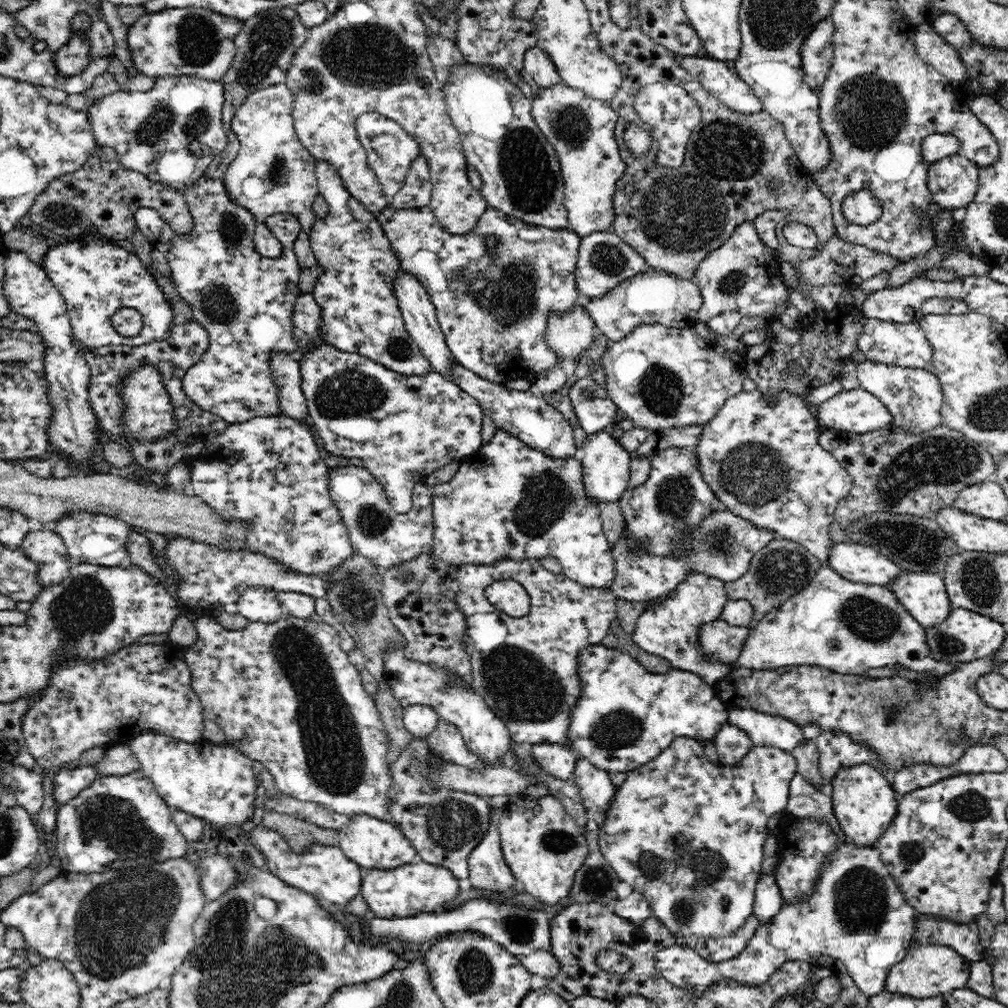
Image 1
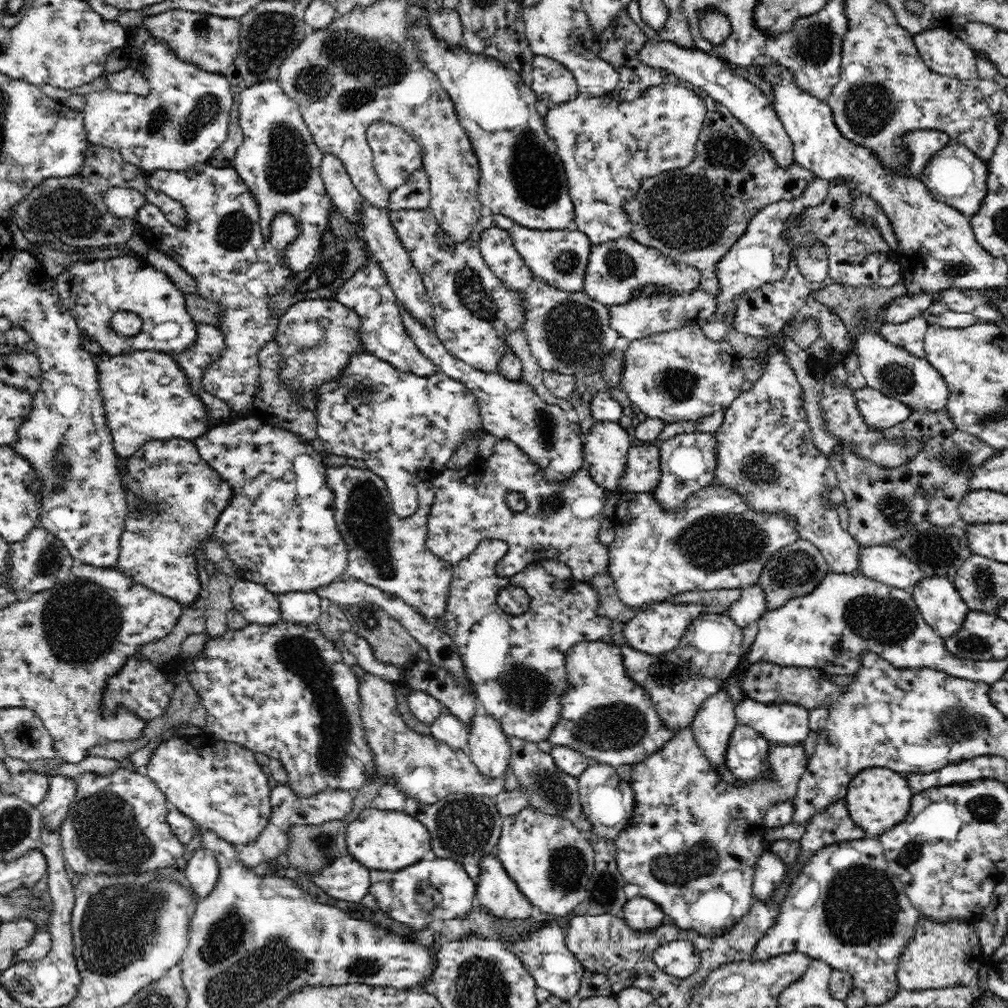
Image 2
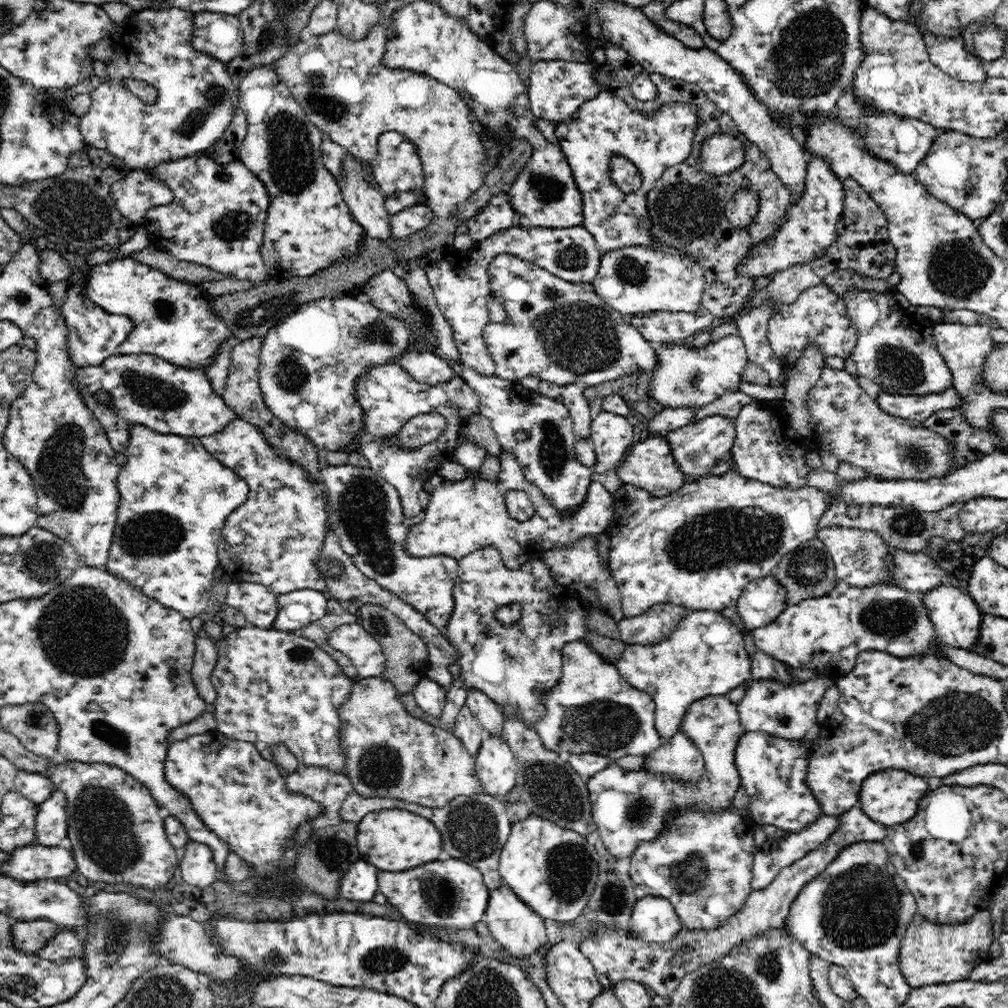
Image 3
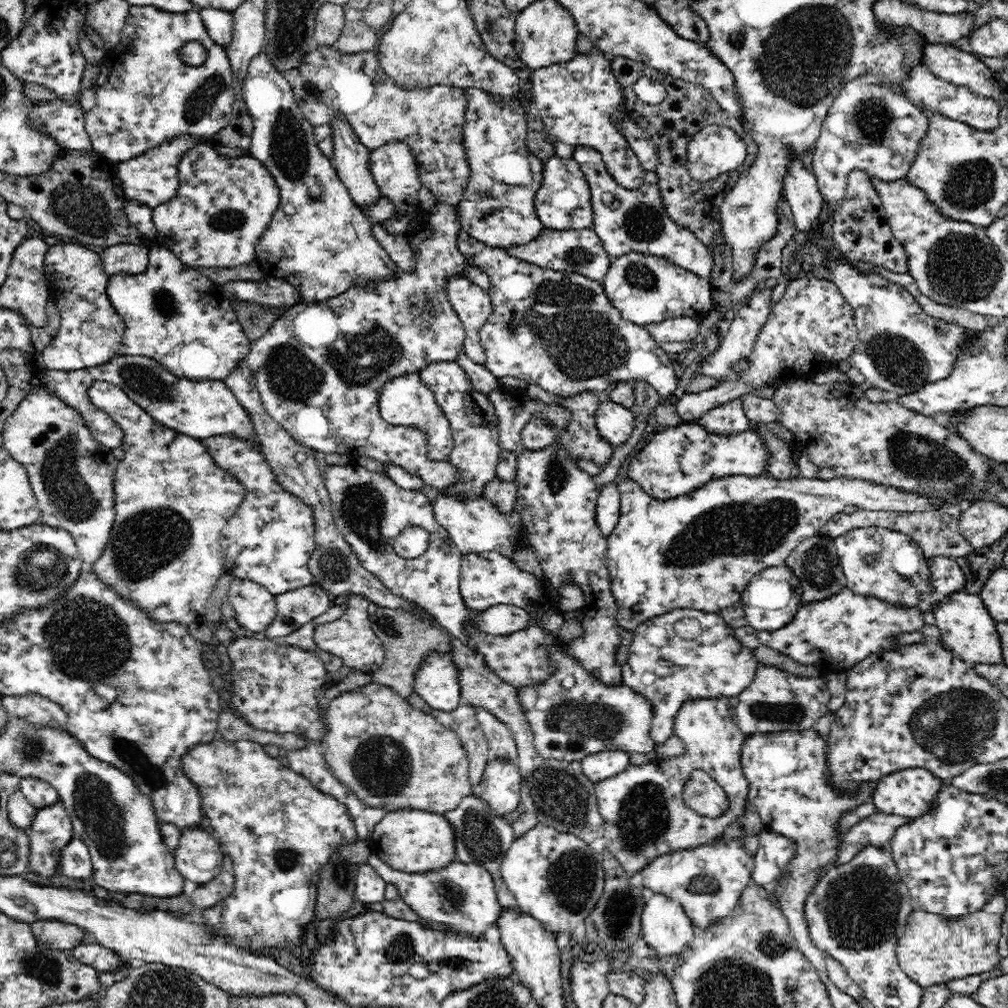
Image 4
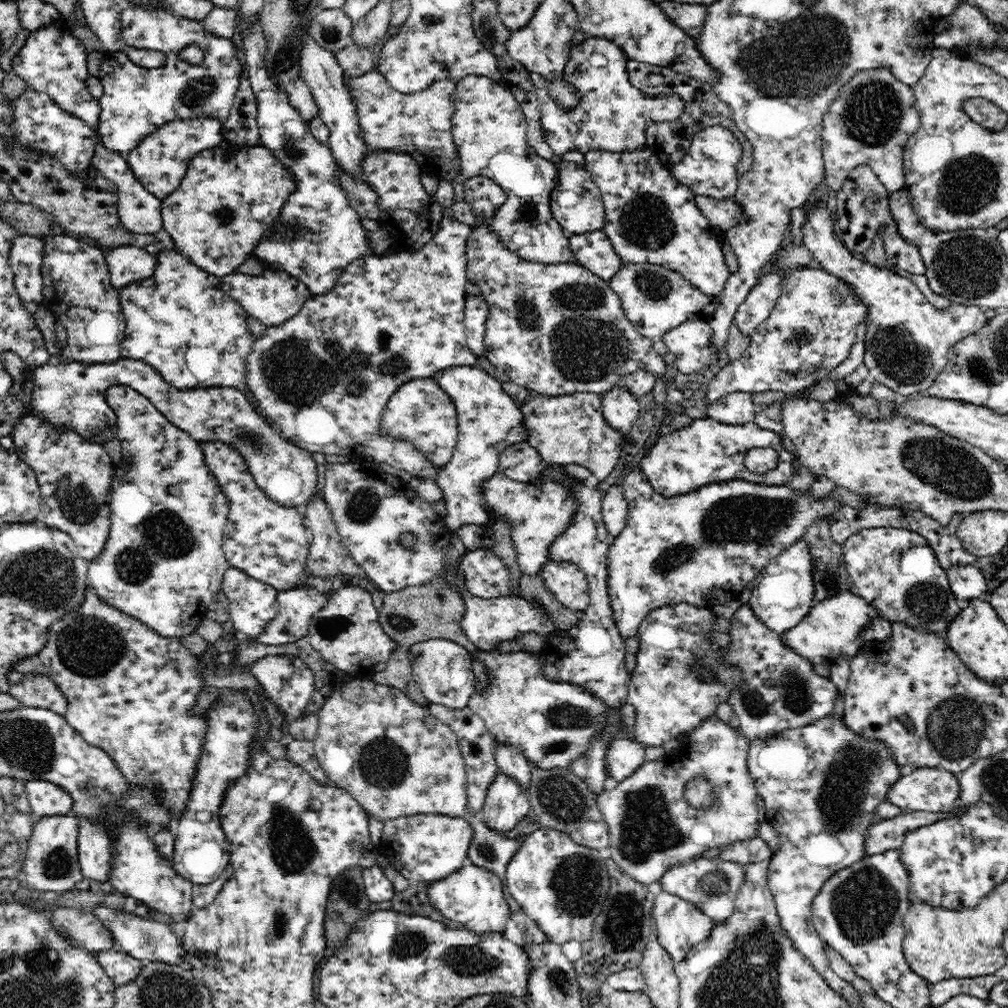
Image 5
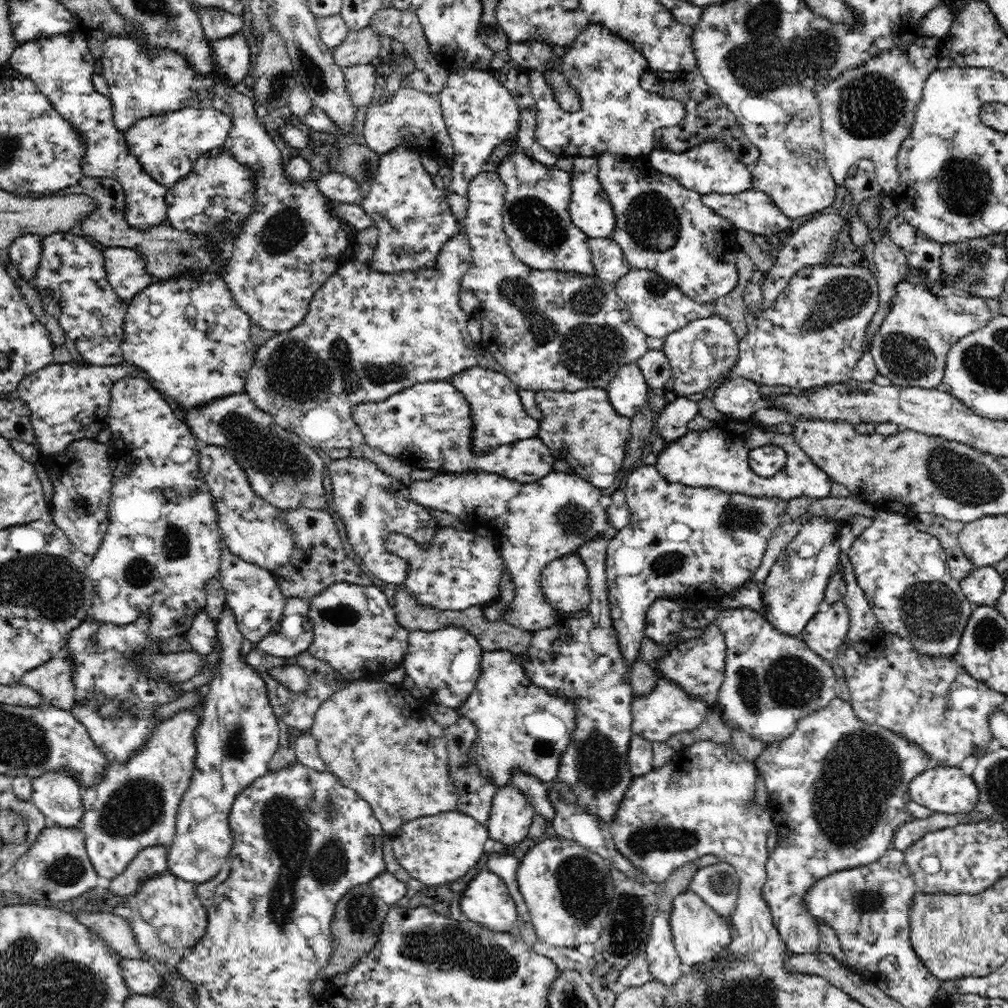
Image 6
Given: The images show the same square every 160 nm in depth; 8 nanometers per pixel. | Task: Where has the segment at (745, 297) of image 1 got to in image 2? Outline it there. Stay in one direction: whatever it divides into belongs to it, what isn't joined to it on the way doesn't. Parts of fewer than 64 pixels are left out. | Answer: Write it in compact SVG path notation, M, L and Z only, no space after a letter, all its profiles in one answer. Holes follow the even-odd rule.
M815 176L802 192L802 196L790 201L775 202L774 206L766 205L756 214L749 222L750 234L746 234L746 238L738 239L729 253L722 257L722 266L717 267L718 274L722 274L722 286L726 286L726 294L722 294L722 302L716 302L717 306L726 305L748 292L760 290L766 284L779 282L785 276L790 262L798 264L800 273L808 281L820 283L826 279L829 248L820 239L816 239L810 246L798 247L798 244L791 244L788 230L794 225L804 225L806 212L826 202L831 186L832 181Z

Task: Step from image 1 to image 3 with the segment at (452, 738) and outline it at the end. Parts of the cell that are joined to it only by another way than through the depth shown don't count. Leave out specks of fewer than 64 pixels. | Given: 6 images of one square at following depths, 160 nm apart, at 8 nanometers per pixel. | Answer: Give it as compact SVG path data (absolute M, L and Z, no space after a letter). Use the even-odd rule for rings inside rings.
M485 546L459 560L458 576L453 586L454 610L444 632L454 644L461 666L460 676L452 682L446 691L446 702L439 717L440 727L453 733L456 718L465 705L466 691L474 688L489 696L506 714L506 717L518 717L530 729L535 728L544 712L539 698L559 682L562 676L562 647L567 642L580 641L588 634L586 616L592 608L591 604L572 586L558 584L547 572L542 560L524 562L518 570L510 570L504 566L500 551L492 546ZM510 603L518 603L521 617L512 626L504 626L495 620L495 610Z

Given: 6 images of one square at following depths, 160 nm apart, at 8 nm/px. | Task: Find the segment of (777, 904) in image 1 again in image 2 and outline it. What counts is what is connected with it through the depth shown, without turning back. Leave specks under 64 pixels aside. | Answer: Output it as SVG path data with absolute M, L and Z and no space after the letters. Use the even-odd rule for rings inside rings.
M766 850L755 865L753 896L768 904L770 898L774 896L774 890L778 890L782 880L786 878L786 872L782 859L774 855L774 850Z

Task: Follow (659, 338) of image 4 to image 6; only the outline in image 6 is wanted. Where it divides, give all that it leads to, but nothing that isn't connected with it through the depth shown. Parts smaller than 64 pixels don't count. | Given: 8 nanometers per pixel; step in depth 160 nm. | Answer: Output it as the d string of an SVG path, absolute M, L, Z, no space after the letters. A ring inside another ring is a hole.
M718 314L689 322L684 328L671 332L663 343L663 353L672 366L674 390L680 397L704 392L712 382L722 381L726 372L737 364L740 338L726 319Z

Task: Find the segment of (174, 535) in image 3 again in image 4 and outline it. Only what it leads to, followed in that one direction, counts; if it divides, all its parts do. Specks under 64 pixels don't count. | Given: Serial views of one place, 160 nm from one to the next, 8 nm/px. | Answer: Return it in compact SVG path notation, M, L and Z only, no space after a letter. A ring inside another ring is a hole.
M97 381L89 388L89 397L93 401L93 405L106 411L109 416L119 425L124 432L123 445L121 448L125 452L124 458L119 462L116 474L114 476L114 508L115 508L115 521L112 527L110 540L102 556L96 560L91 566L98 580L102 581L104 585L114 589L122 600L127 600L134 604L135 608L146 613L150 620L158 621L158 624L180 624L188 626L192 622L201 620L205 614L206 602L218 582L218 578L222 576L225 570L224 553L222 552L222 545L220 544L222 530L225 529L228 519L235 516L239 503L243 500L242 484L238 480L230 476L230 473L223 472L218 465L215 464L214 459L207 452L206 447L201 443L201 439L197 439L185 434L180 434L170 427L165 427L162 423L158 423L153 415L150 415L144 407L140 407L136 402L125 393L124 390L110 384L108 382Z

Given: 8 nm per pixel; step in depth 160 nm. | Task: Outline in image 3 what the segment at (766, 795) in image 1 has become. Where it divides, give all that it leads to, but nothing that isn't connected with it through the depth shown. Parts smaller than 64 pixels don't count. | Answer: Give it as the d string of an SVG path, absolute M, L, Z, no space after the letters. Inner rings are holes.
M679 731L646 757L641 770L654 771L655 774L666 775L682 783L700 781L705 774L704 768L705 762L700 750L686 734ZM734 805L726 812L710 814L678 810L669 816L660 836L634 850L629 875L646 895L669 899L688 929L718 929L726 918L740 912L752 892L753 859L759 850L754 840L757 825L750 815L740 815Z

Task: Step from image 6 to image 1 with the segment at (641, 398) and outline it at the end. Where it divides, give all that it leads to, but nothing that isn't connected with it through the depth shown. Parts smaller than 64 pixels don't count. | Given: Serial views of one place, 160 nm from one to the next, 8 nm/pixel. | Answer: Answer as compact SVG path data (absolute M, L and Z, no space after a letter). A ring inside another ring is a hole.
M604 431L587 434L586 438L579 443L578 448L579 459L582 465L583 482L585 483L585 490L590 497L596 498L600 502L600 506L606 502L616 502L622 498L622 495L627 494L630 490L628 482L630 480L630 461L634 456L616 438Z

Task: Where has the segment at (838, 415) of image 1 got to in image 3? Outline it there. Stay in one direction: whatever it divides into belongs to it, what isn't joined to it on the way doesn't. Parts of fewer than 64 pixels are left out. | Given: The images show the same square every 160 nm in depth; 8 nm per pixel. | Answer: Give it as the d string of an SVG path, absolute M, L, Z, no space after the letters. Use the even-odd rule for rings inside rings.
M948 387L944 391L932 391L930 394L912 394L900 396L881 392L875 401L880 403L884 412L897 415L898 418L913 419L922 422L942 409L956 409L964 404L964 397L956 387Z

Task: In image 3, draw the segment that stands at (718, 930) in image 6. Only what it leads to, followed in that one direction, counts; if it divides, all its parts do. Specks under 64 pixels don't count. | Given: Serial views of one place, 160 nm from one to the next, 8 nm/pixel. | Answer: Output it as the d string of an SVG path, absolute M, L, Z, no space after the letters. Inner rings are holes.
M645 895L634 905L629 930L635 938L662 944L678 934L680 918L669 899Z

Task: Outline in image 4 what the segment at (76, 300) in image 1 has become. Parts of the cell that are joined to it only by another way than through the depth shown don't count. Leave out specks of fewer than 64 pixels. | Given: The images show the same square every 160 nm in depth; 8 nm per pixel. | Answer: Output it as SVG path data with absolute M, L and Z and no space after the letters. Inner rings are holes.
M150 244L148 268L138 274L112 274L108 290L110 303L125 322L122 355L140 355L158 361L168 373L192 381L224 381L228 374L249 353L251 341L242 331L232 300L227 297L223 285L214 284L200 270L186 266L174 252Z

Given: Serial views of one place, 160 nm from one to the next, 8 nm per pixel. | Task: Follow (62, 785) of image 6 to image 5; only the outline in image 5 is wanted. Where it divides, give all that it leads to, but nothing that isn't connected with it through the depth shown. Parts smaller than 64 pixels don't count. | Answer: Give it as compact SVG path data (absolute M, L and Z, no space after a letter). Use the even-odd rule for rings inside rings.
M45 779L26 781L25 790L31 813L39 817L61 817L73 808L73 797L65 788Z

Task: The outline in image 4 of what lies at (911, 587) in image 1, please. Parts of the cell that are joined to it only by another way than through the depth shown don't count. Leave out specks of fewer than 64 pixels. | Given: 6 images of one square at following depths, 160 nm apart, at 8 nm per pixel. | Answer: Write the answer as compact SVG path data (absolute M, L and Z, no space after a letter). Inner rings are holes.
M960 592L945 595L940 600L940 606L930 614L929 619L941 630L944 646L969 665L986 663L996 665L1004 662L996 621L982 602L980 594Z

